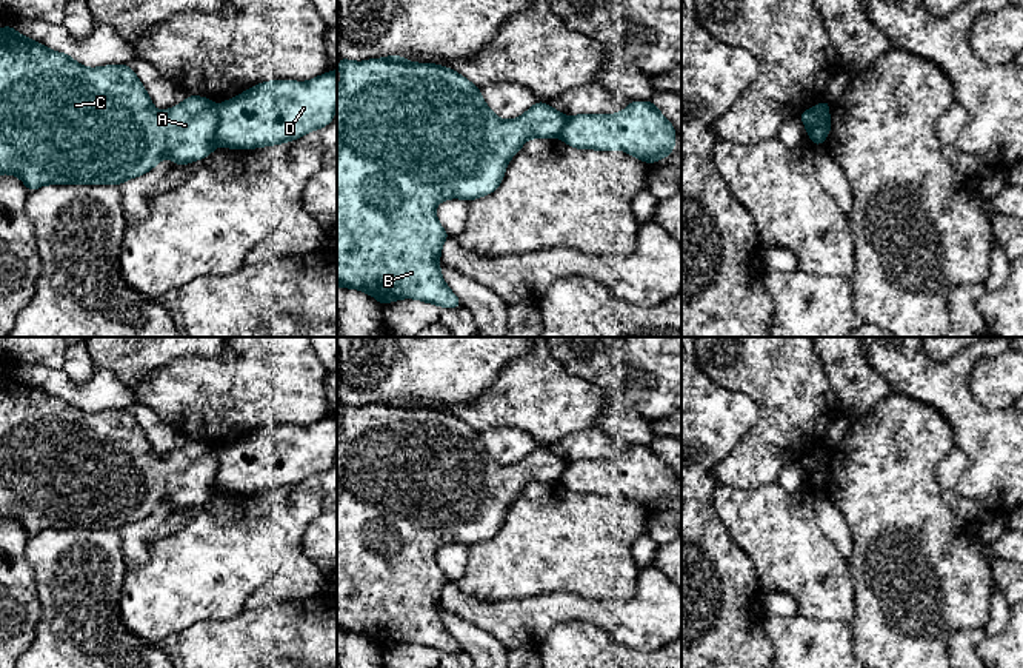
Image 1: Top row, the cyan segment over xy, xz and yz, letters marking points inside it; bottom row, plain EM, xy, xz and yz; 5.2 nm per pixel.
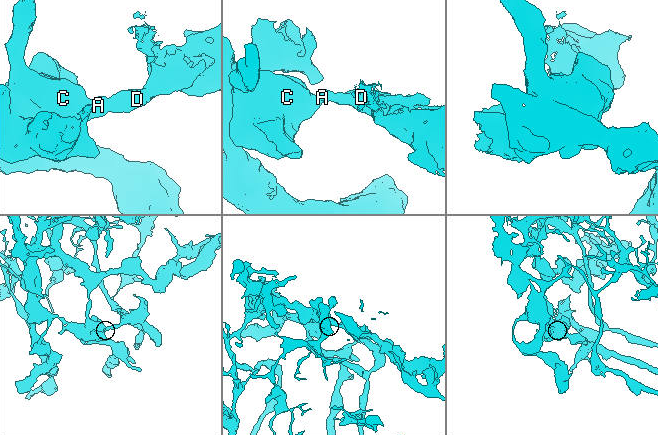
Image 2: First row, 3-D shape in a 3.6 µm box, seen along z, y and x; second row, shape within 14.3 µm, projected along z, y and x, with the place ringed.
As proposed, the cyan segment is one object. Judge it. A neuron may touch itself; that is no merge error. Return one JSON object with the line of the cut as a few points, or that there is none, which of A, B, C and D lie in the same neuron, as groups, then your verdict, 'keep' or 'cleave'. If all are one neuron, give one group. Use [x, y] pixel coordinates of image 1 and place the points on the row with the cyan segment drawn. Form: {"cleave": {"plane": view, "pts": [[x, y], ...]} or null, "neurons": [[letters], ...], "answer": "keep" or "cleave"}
{"cleave": {"plane": "xy", "pts": [[216, 106], [219, 145]]}, "neurons": [["A", "B", "C"], ["D"]], "answer": "cleave"}

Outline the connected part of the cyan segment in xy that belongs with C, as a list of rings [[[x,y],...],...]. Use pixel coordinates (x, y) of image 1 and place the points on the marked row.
[[[12,26],[0,29],[0,174],[12,174],[18,177],[26,185],[28,191],[34,191],[45,185],[122,185],[125,180],[149,172],[165,157],[169,157],[175,165],[186,165],[205,159],[218,146],[217,126],[217,106],[206,97],[189,95],[171,109],[157,111],[145,86],[129,65],[85,68],[71,55],[55,52],[29,37],[23,37]]]

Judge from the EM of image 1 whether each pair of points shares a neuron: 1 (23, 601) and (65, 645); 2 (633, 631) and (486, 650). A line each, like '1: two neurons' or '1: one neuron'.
1: two neurons
2: two neurons

